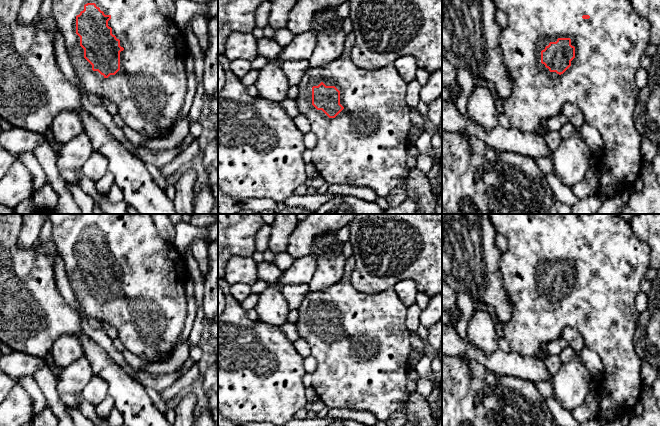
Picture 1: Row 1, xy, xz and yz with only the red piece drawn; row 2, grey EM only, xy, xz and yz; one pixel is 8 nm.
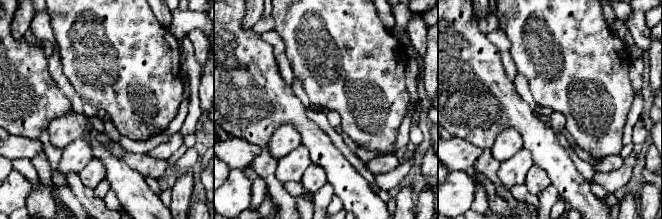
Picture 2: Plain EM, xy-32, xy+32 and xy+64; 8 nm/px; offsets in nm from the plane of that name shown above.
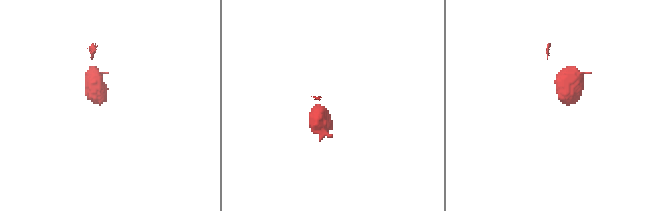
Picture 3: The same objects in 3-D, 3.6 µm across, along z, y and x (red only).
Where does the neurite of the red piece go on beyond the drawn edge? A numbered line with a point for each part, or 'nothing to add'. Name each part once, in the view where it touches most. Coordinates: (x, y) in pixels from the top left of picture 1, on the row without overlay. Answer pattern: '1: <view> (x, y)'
1: xy (149, 314)

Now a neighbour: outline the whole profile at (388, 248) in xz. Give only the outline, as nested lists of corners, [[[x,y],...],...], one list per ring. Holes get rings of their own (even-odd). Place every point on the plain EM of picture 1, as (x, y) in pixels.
[[[355,214],[348,227],[355,259],[351,284],[357,291],[378,293],[410,279],[429,297],[442,293],[442,214]]]

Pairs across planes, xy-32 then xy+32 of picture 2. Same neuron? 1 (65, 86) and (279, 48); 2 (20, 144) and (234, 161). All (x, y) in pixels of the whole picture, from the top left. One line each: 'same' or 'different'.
1: same
2: same

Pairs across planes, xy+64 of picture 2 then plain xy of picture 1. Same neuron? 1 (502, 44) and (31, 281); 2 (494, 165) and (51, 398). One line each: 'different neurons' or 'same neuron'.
1: different neurons
2: same neuron

